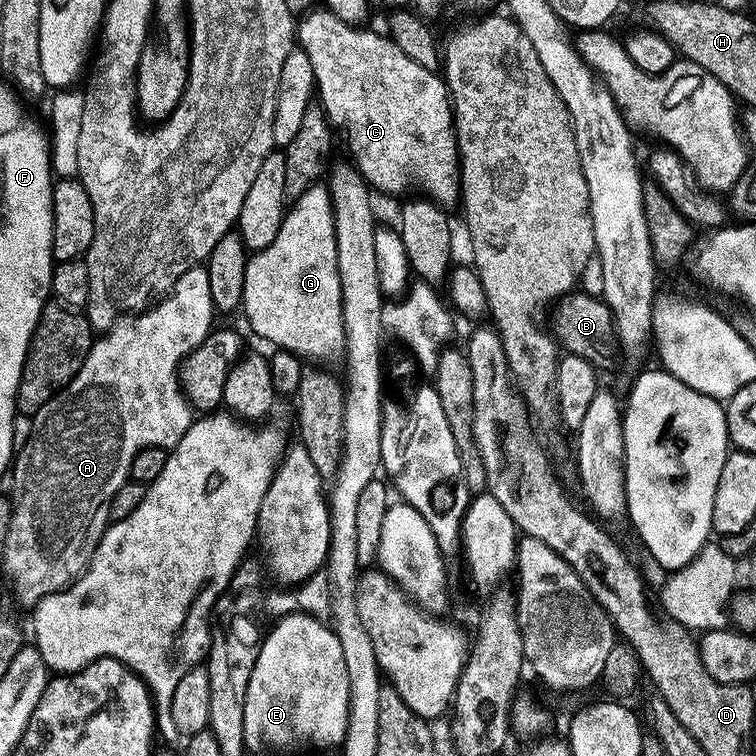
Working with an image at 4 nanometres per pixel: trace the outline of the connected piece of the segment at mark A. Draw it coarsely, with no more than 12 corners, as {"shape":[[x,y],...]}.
{"shape":[[207,267],[116,321],[35,413],[2,564],[35,606],[92,565],[140,452],[189,425]]}

